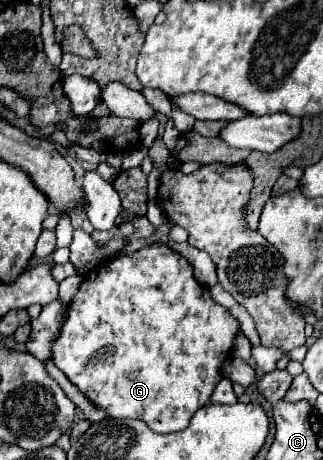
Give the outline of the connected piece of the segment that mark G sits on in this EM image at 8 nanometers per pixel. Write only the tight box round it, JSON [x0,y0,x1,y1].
[53,244,239,434]

